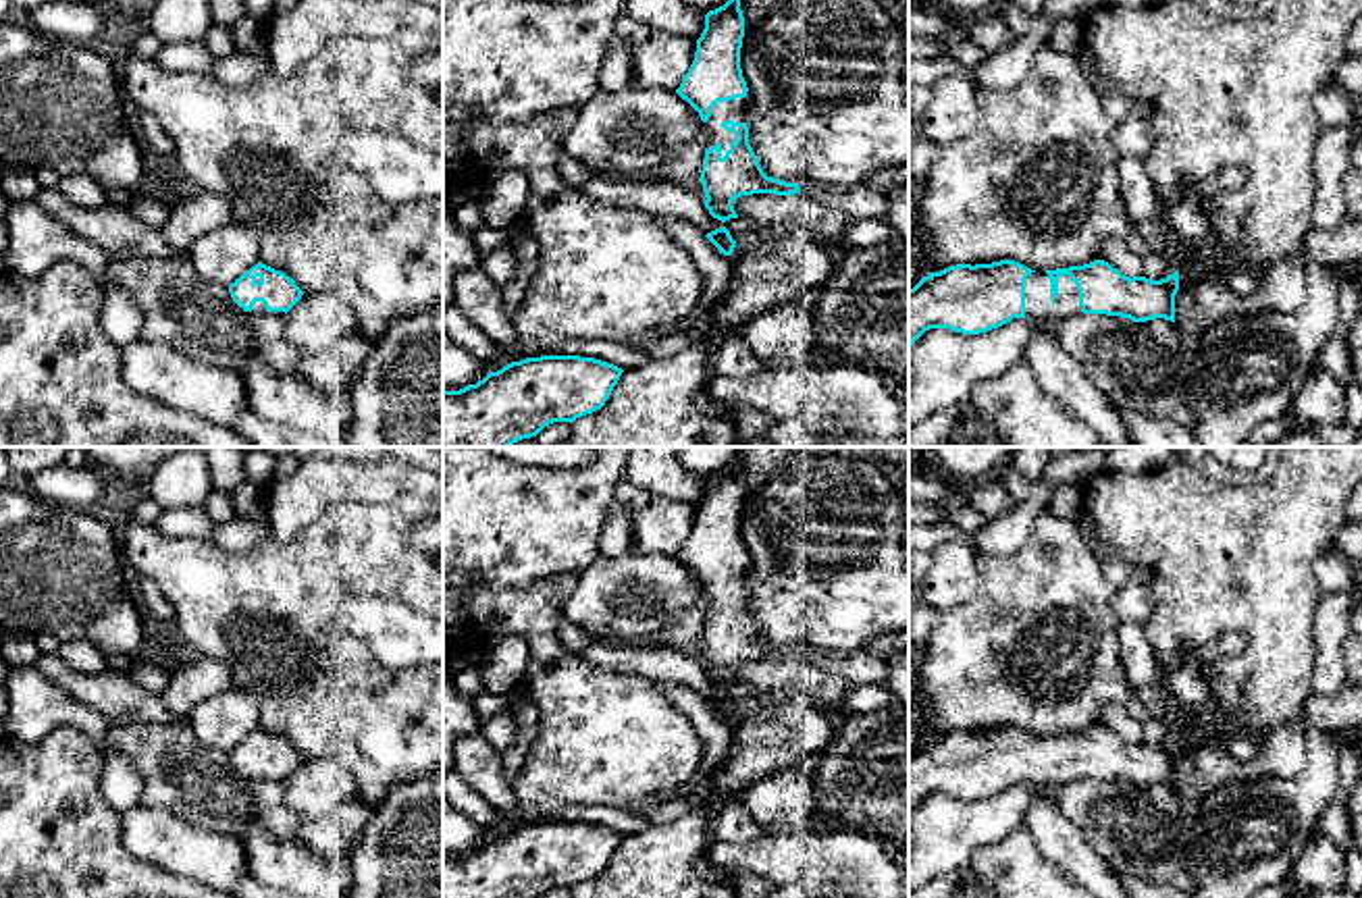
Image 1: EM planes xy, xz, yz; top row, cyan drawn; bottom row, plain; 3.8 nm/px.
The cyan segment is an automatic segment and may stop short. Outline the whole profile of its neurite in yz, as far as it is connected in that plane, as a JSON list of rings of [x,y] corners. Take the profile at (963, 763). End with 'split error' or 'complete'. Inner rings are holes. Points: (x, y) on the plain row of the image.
[[[1015,725],[957,730],[909,755],[909,817],[929,794],[979,800],[1015,784],[1054,788],[1106,780],[1175,788],[1177,757],[1179,738],[1160,746],[1129,744],[1104,725],[1046,738]]]; split error

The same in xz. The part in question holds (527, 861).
[[[580,821],[512,827],[476,850],[443,856],[443,898],[541,898],[605,871],[622,834]]]; complete

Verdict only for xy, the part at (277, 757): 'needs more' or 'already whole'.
needs more

